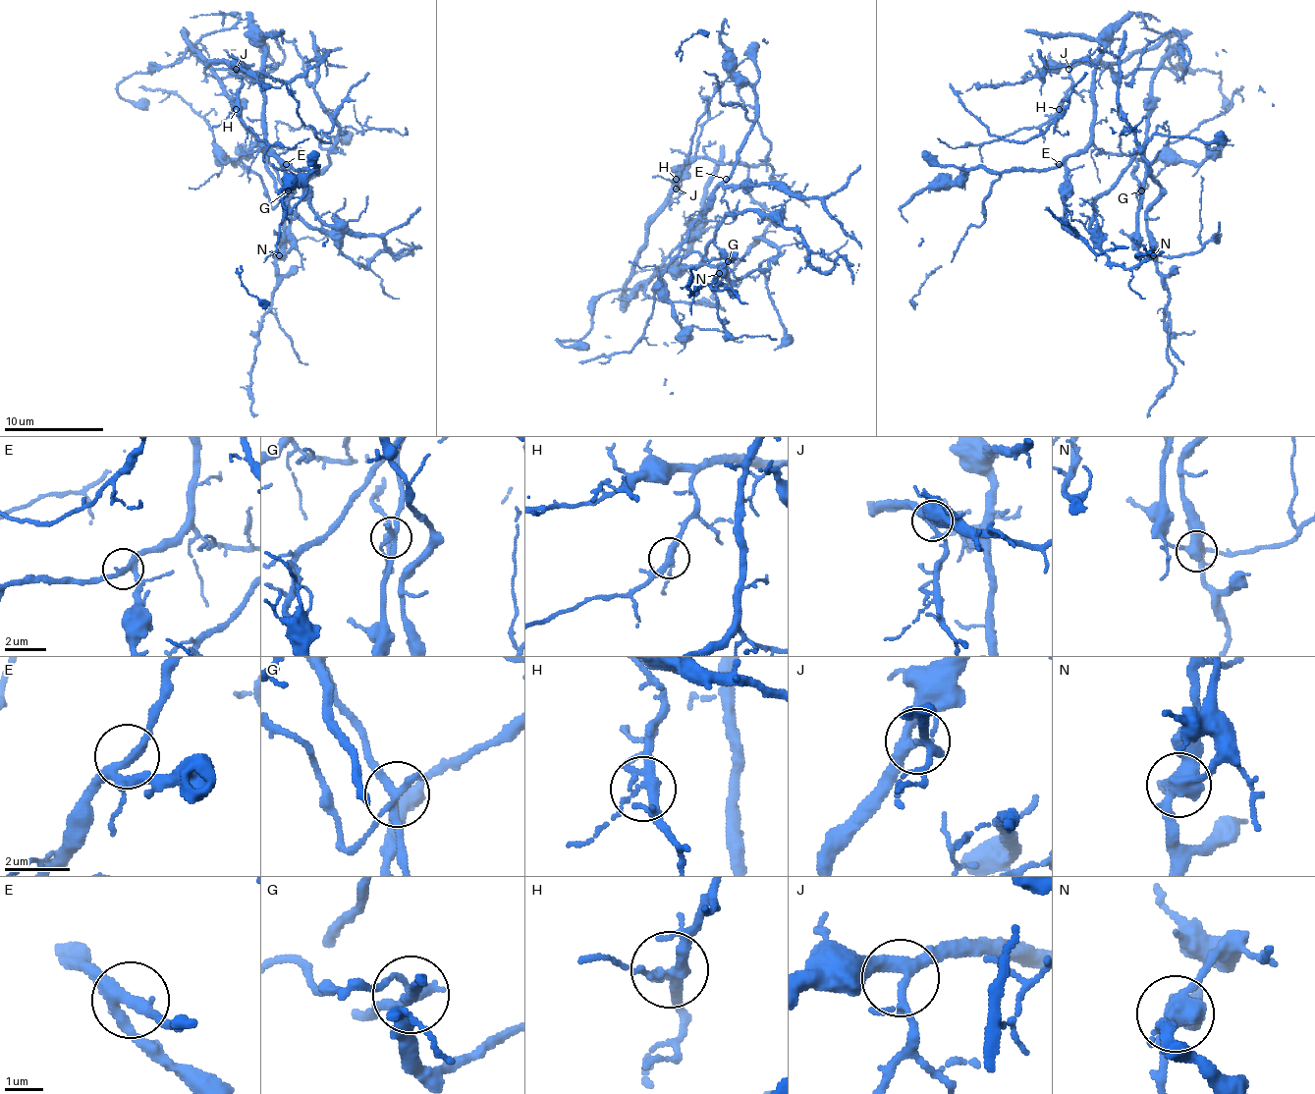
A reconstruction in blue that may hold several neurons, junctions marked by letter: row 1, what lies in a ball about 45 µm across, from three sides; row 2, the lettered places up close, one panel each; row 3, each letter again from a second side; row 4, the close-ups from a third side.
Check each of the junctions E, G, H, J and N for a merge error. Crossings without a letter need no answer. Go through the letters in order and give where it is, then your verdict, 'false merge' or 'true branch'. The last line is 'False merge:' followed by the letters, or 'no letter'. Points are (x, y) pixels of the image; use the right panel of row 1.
E: at (1059, 164); true branch
G: at (1141, 191); false merge
H: at (1059, 109); true branch
J: at (1068, 69); true branch
N: at (1153, 255); false merge
False merge: G, N

